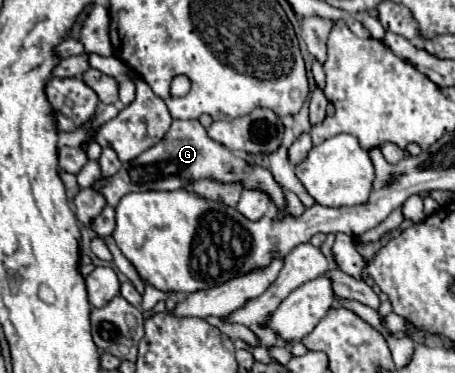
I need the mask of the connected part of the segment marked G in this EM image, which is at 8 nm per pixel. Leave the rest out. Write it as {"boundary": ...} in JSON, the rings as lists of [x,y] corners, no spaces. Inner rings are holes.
{"boundary":[[[174,120],[166,136],[150,150],[140,154],[136,160],[130,160],[122,164],[120,172],[110,178],[108,182],[98,180],[96,186],[104,192],[106,202],[110,206],[116,206],[116,202],[130,192],[144,192],[144,190],[178,190],[184,188],[196,180],[214,180],[224,184],[240,184],[242,188],[260,190],[268,194],[268,198],[276,204],[278,210],[284,210],[286,198],[282,192],[282,186],[274,180],[272,172],[266,166],[258,166],[250,162],[250,158],[236,154],[218,142],[214,142],[206,128],[198,120]]]}

